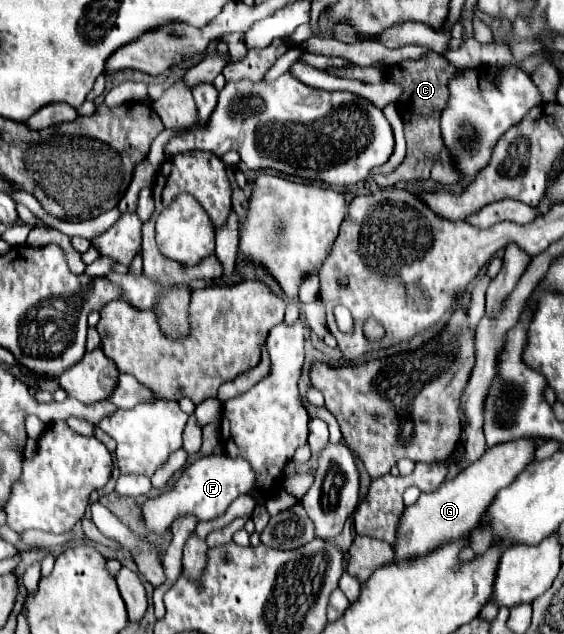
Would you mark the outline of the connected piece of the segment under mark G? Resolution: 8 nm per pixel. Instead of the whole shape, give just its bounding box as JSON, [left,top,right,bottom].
[395,438,537,560]

